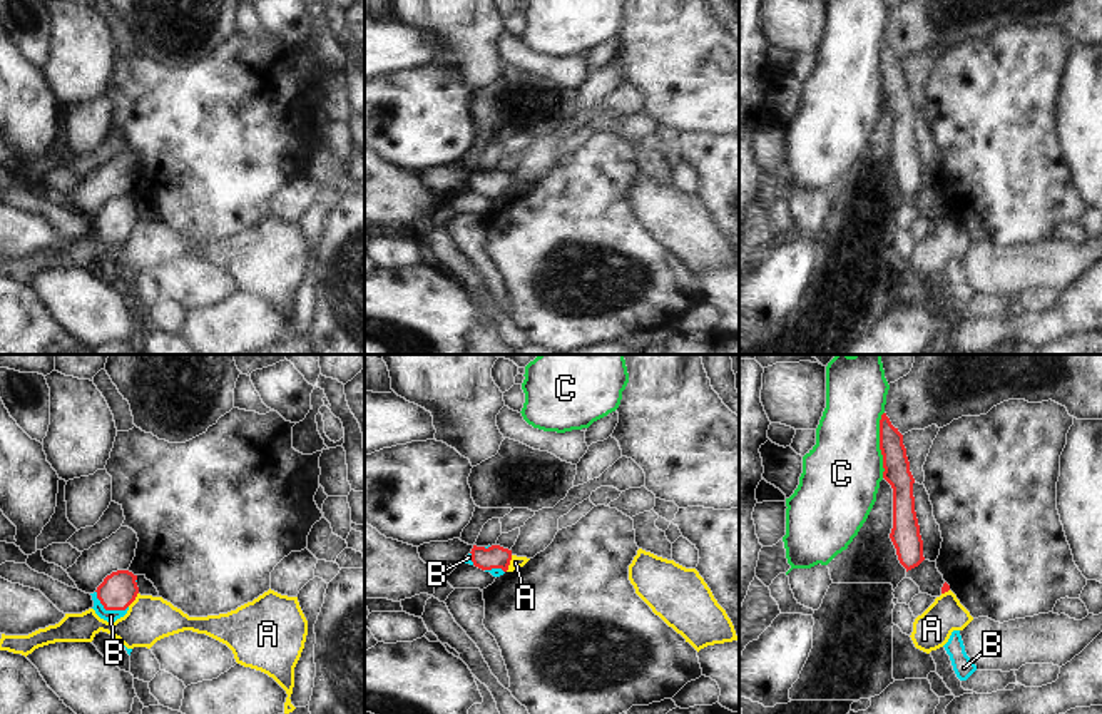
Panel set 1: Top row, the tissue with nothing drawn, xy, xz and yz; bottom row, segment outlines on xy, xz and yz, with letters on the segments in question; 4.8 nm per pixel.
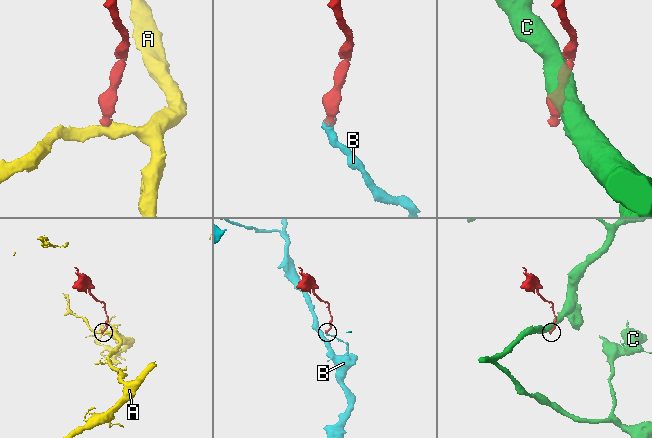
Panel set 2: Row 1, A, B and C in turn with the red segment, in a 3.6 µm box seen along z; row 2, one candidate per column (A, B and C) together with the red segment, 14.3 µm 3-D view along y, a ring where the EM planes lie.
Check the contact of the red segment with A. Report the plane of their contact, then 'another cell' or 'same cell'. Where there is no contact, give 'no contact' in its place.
xz | another cell

